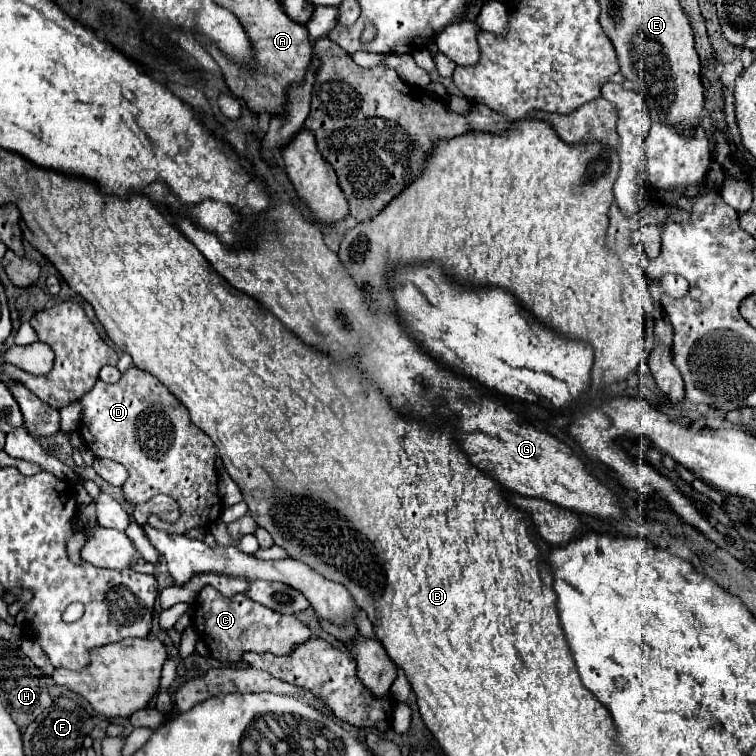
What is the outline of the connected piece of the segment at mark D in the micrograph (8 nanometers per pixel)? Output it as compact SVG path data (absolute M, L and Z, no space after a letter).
M128 369L116 385L96 381L94 389L80 399L84 419L80 435L96 457L122 463L129 476L122 487L130 503L146 503L154 495L170 495L180 507L180 519L166 523L148 517L148 525L168 533L186 533L220 519L224 505L218 497L218 471L214 467L216 447L210 437L192 425L188 409L150 373Z

